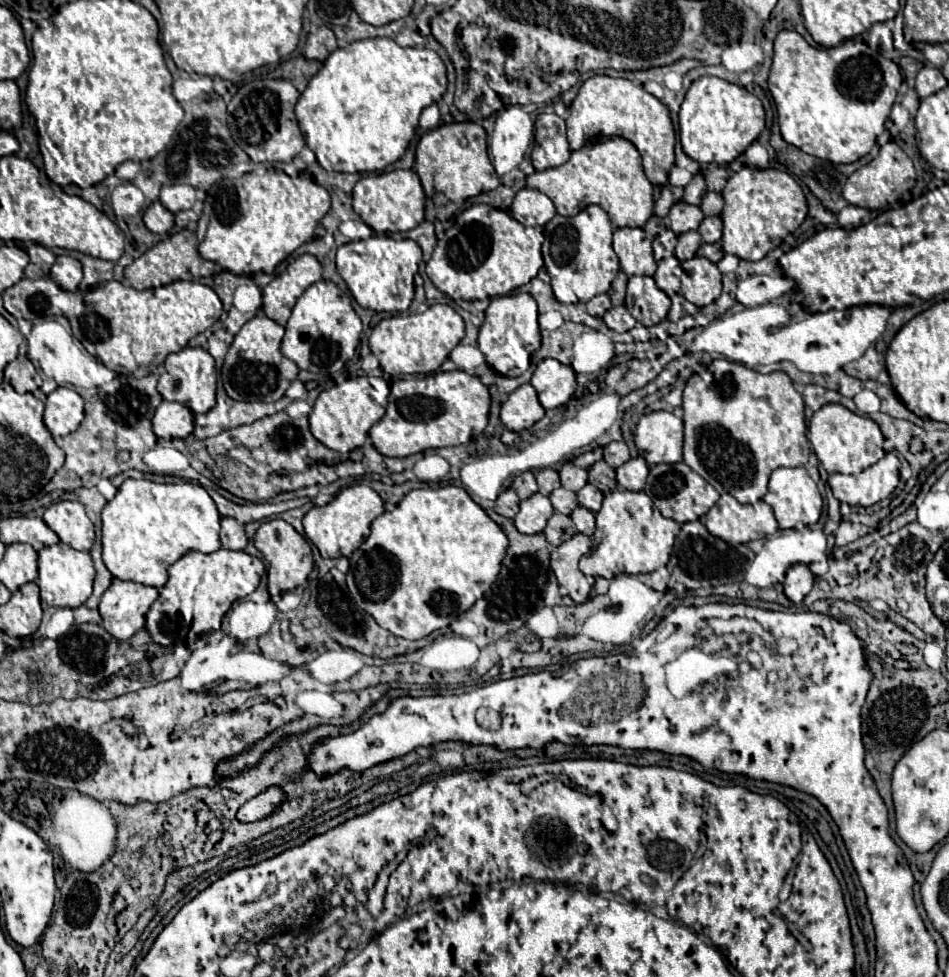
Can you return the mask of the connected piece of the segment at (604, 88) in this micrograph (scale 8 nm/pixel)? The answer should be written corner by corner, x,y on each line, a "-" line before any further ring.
593,76
583,82
577,98
569,106
567,140
571,150
579,150
593,136
621,136
633,142
643,158
645,176
653,184
667,184
669,168
675,162
675,128
667,106
643,90
643,86
609,76

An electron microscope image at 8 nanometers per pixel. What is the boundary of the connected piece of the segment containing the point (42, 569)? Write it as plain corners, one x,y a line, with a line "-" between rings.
59,542
55,546
47,546
39,550
39,576
37,586
41,588
41,600
47,606
55,608
79,608
93,592
95,568
89,552
73,550
71,546

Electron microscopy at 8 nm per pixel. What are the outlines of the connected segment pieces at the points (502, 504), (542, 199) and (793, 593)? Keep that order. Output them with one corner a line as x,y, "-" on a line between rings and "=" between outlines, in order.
507,488
505,492
499,494
499,498
495,500
495,512
505,516
505,518
513,518
519,512
519,496
515,494
513,488
=
523,188
515,194
511,214
525,226
545,226
555,216
555,204
543,192
=
795,564
787,570
785,582
783,582
783,592
793,604
801,604
803,598
809,594
813,586
813,574
805,564

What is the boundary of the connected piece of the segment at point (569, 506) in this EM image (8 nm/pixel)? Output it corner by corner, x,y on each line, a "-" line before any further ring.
557,488
551,492
549,496
553,508
561,514
571,514
579,504
577,504
577,494
571,492
571,490
565,490
565,488

